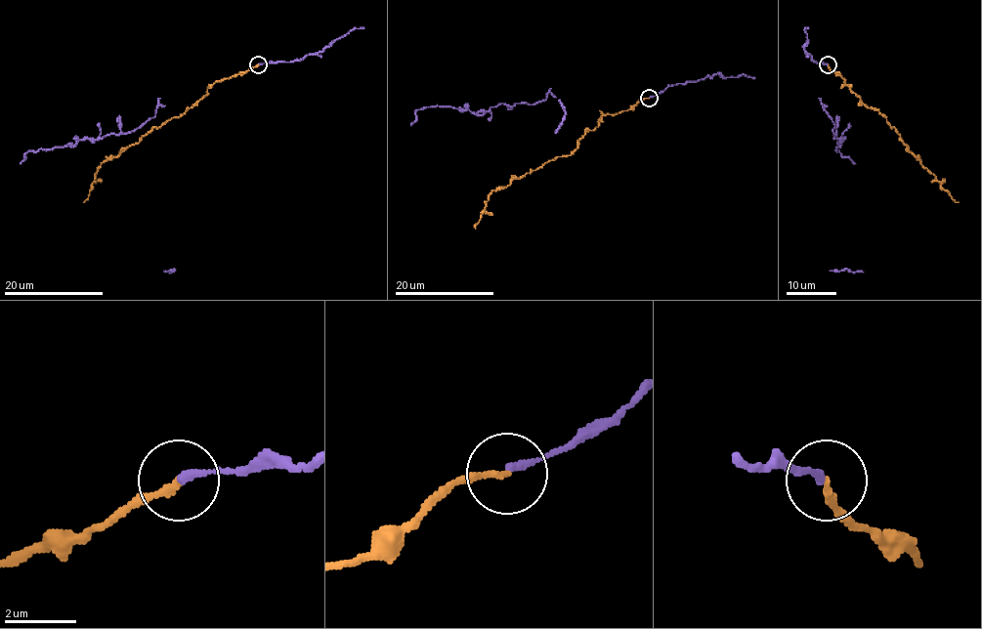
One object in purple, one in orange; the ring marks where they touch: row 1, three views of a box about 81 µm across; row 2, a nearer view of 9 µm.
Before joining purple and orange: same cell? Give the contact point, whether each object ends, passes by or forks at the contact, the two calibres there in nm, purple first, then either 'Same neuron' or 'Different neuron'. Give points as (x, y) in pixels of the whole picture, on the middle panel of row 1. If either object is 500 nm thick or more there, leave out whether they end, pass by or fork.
Place: (649, 98). At the ring purple ends. At the ring orange ends. Thickness 220 nm (purple) against 180 nm. Same neuron

